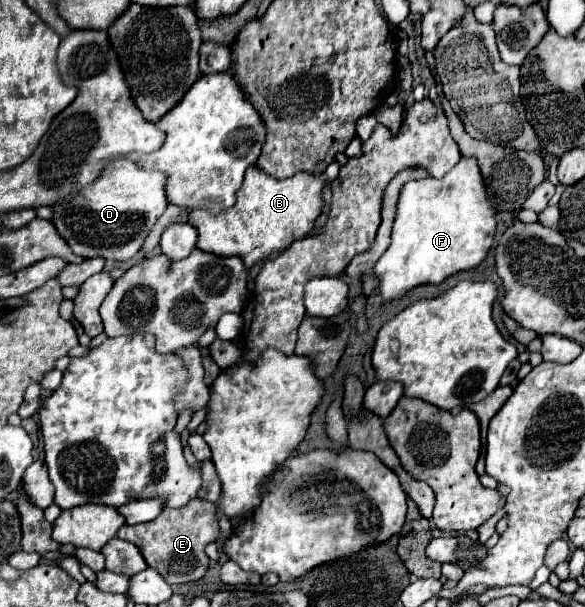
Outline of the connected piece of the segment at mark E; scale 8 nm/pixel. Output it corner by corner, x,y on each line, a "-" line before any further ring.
203,498
191,500
191,504
177,508
177,510
163,510
155,520
135,526
121,526
117,532
119,538
133,542
149,568
155,568
163,580
169,584
185,584
193,582
205,576
209,568
209,558
205,554
205,546
209,542
215,542
219,536
219,520
215,506

